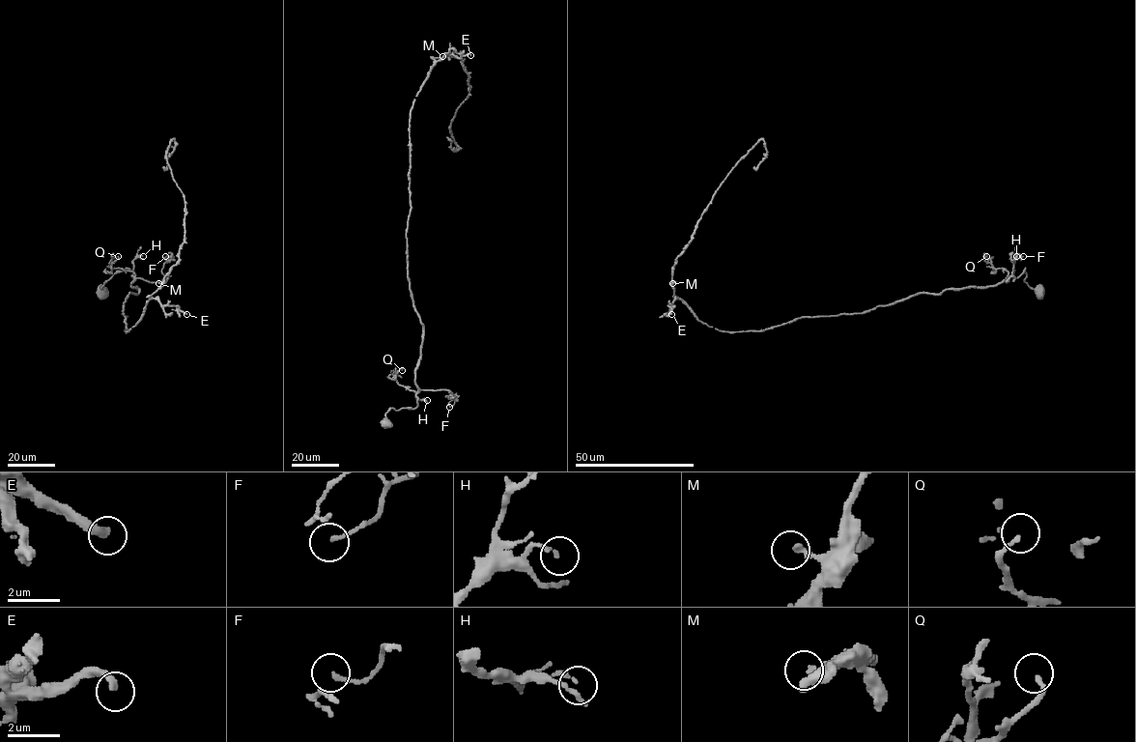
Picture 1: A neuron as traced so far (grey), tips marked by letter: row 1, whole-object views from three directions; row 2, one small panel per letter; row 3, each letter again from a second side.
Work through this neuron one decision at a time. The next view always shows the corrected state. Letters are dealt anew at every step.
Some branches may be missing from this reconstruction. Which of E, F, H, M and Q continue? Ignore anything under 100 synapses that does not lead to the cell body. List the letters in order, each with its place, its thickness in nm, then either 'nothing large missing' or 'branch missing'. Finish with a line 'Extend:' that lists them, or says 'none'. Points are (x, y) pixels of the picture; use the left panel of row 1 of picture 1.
E: place (186, 314); calibre 300 nm; branch missing
F: place (165, 256); calibre 110 nm; nothing large missing
H: place (143, 256); calibre 140 nm; nothing large missing
M: place (158, 283); calibre 220 nm; nothing large missing
Q: place (118, 256); calibre 150 nm; nothing large missing
Extend: E

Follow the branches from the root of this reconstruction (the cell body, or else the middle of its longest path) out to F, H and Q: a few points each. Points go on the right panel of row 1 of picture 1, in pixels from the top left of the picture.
F: (1039, 293), (1024, 280), (1025, 270), (1006, 282), (1012, 262), (1018, 253), (1023, 256)
H: (1039, 293), (1024, 280), (1025, 270), (1019, 276), (1013, 276), (1016, 256)
Q: (1039, 293), (1024, 280), (1025, 270), (1016, 277), (1008, 276), (1007, 271), (995, 269), (987, 263), (986, 256)

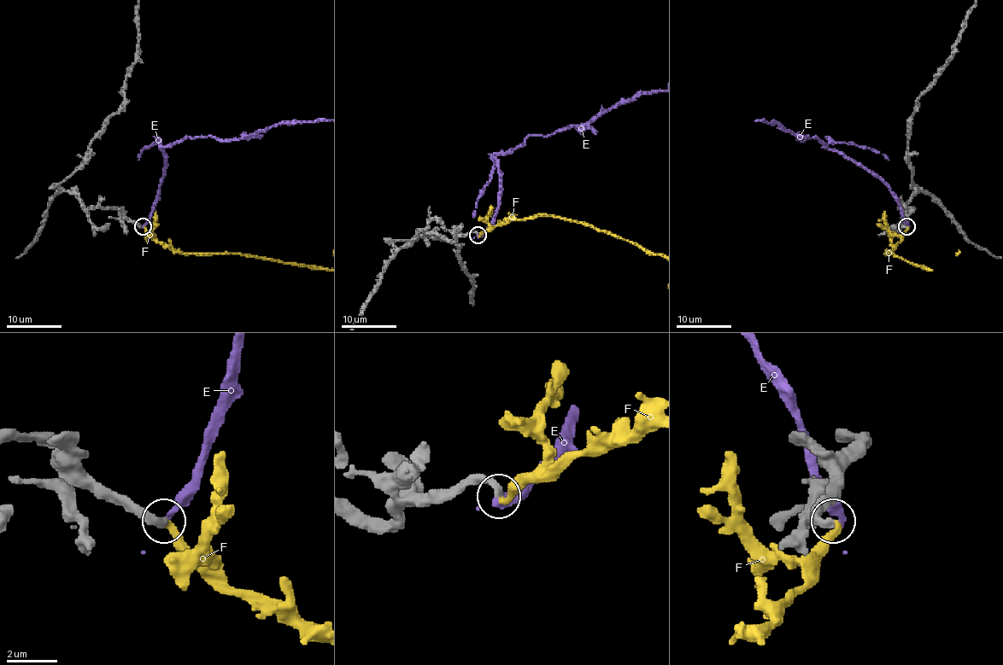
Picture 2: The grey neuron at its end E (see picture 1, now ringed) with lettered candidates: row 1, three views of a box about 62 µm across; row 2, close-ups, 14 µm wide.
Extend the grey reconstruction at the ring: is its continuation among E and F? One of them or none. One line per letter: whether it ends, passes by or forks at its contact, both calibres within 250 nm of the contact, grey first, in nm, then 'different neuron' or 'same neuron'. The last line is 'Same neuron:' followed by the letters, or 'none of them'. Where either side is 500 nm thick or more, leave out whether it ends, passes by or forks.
E: it passes by | 340/190 nm | different neuron
F: it ends | 340/280 nm | same neuron
Same neuron: F

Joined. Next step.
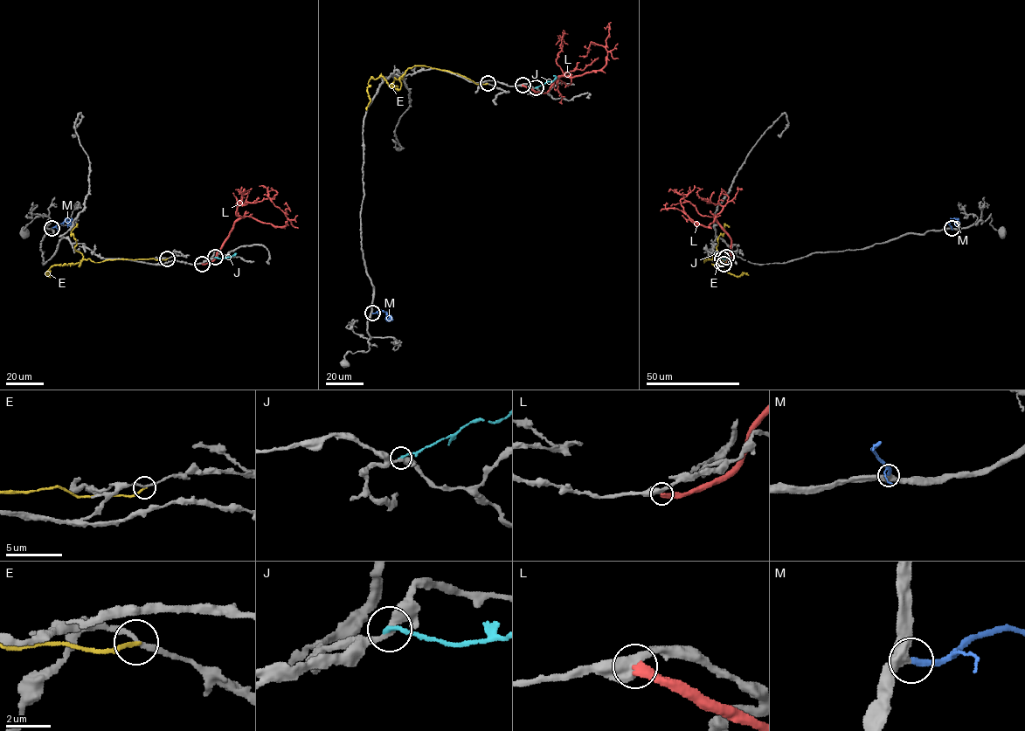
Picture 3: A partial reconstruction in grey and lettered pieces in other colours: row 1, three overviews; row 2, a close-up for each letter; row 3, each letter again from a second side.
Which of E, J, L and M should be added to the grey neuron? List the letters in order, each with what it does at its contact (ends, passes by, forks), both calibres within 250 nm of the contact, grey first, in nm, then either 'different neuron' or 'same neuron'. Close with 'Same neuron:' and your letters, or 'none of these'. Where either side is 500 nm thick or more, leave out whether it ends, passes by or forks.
E: it ends; calibres 200 and 170 nm; different neuron
J: it ends; calibres 320 and 200 nm; different neuron
L: it ends; calibres 480 and 360 nm; different neuron
M: it ends; calibres 400 and 280 nm; same neuron
Same neuron: M

